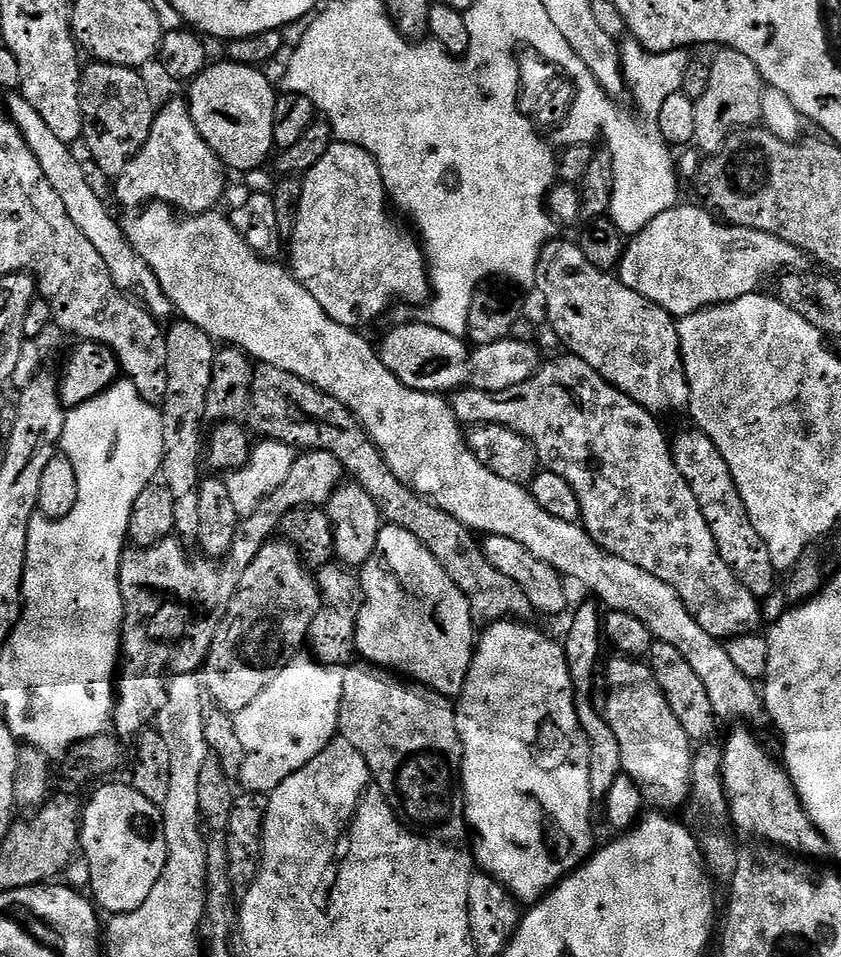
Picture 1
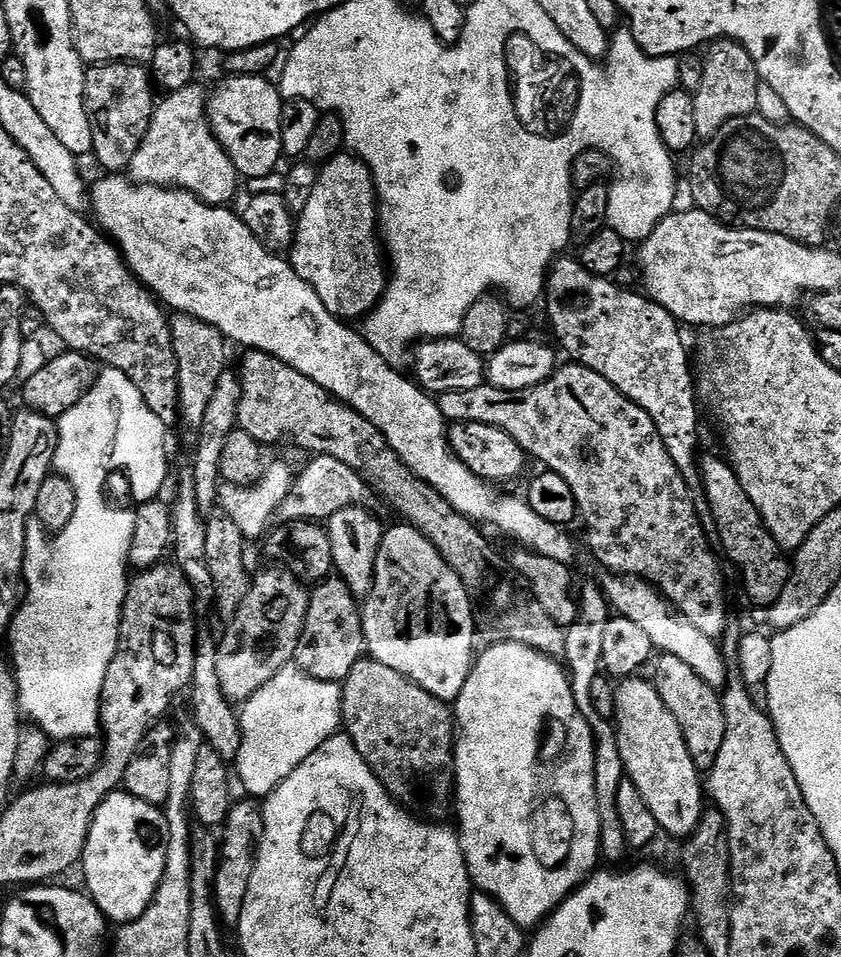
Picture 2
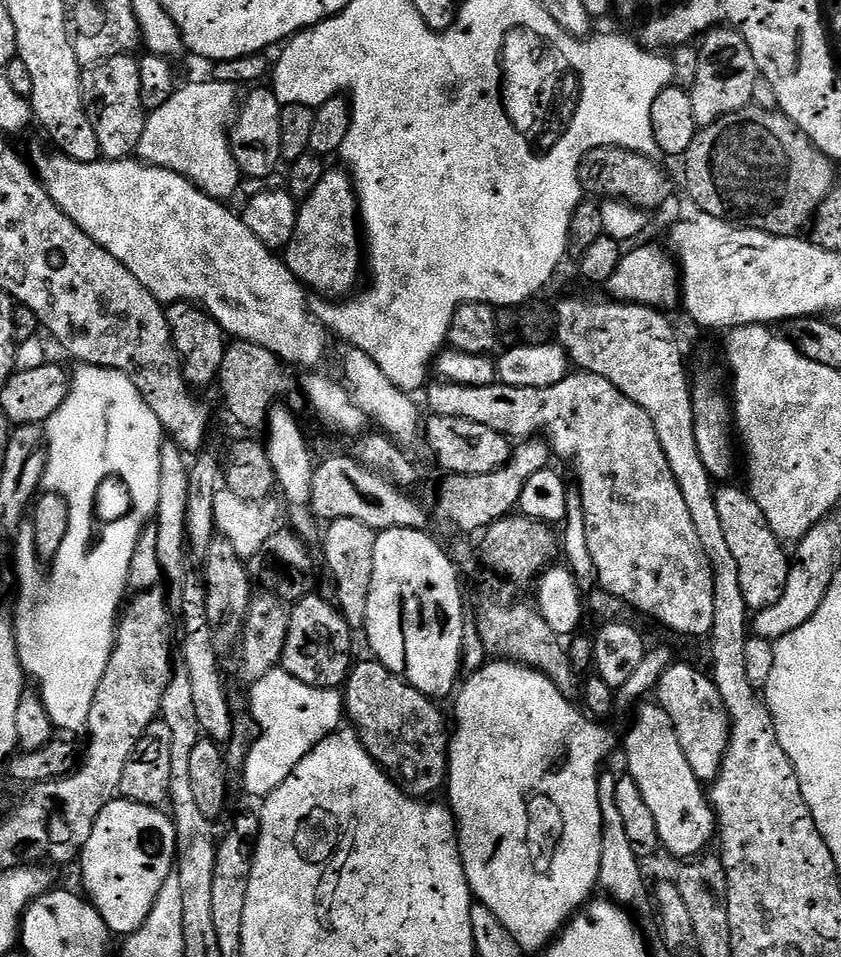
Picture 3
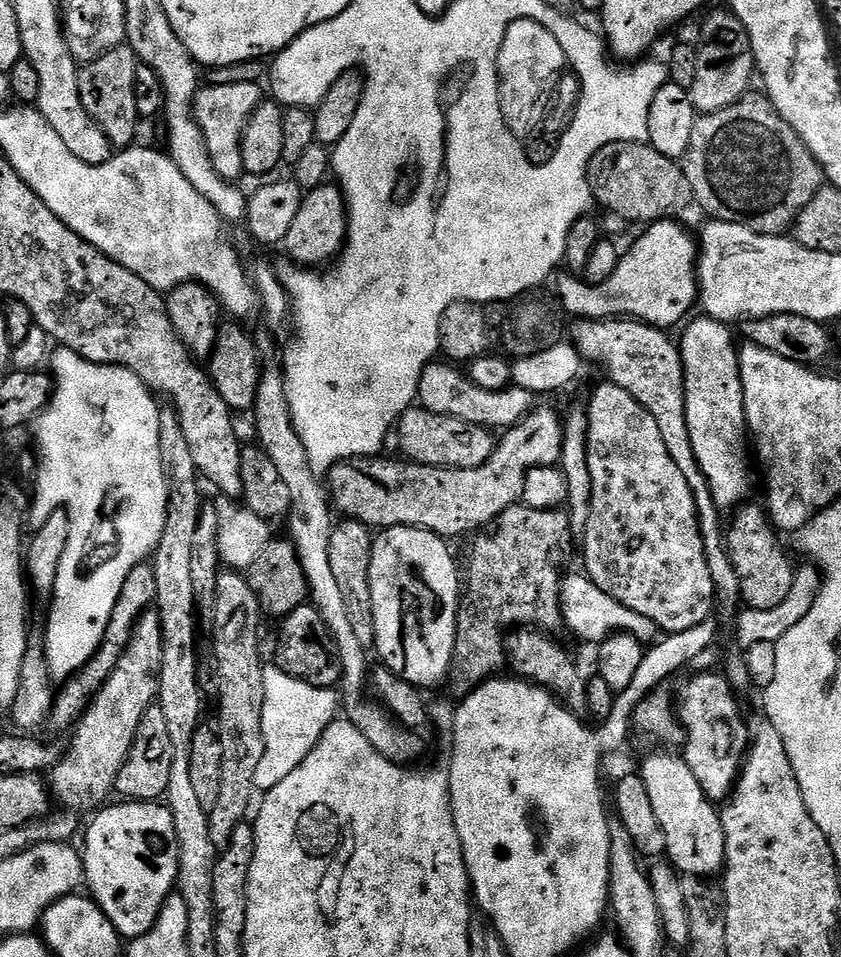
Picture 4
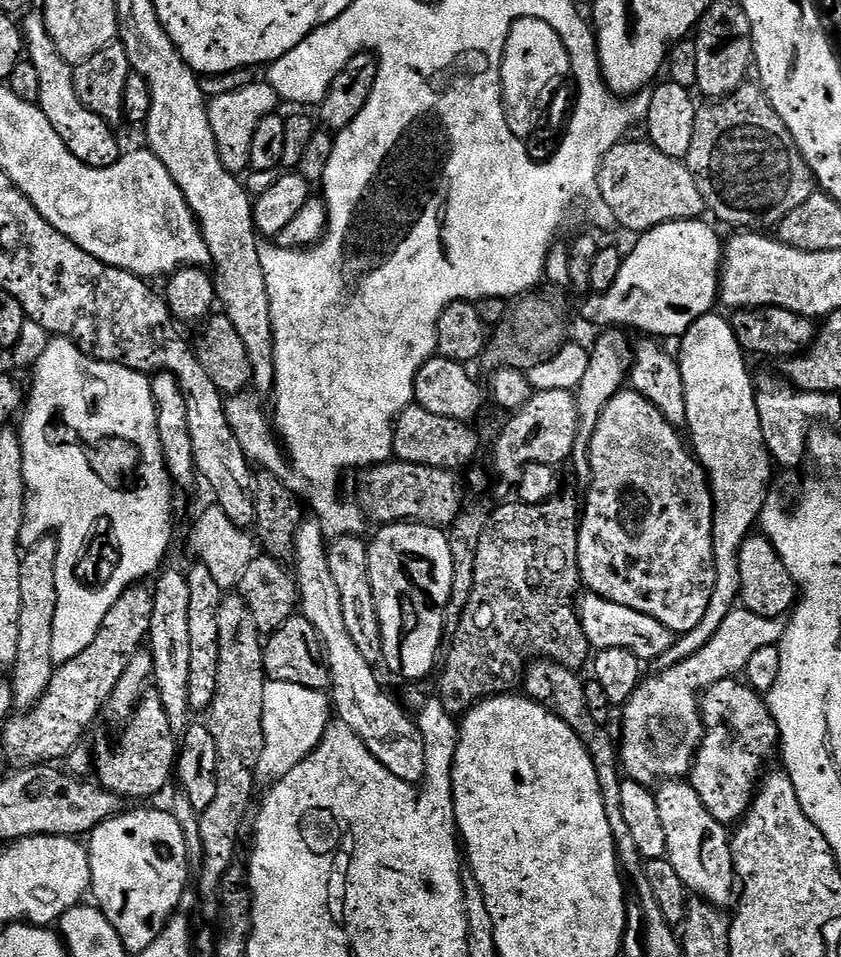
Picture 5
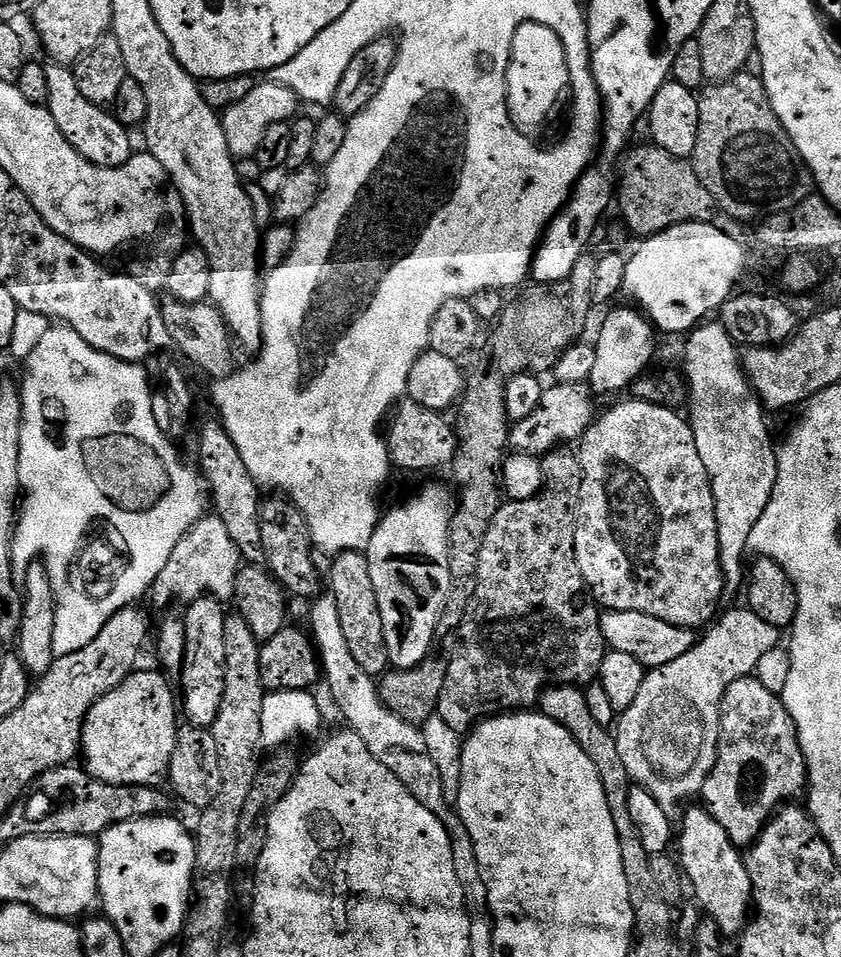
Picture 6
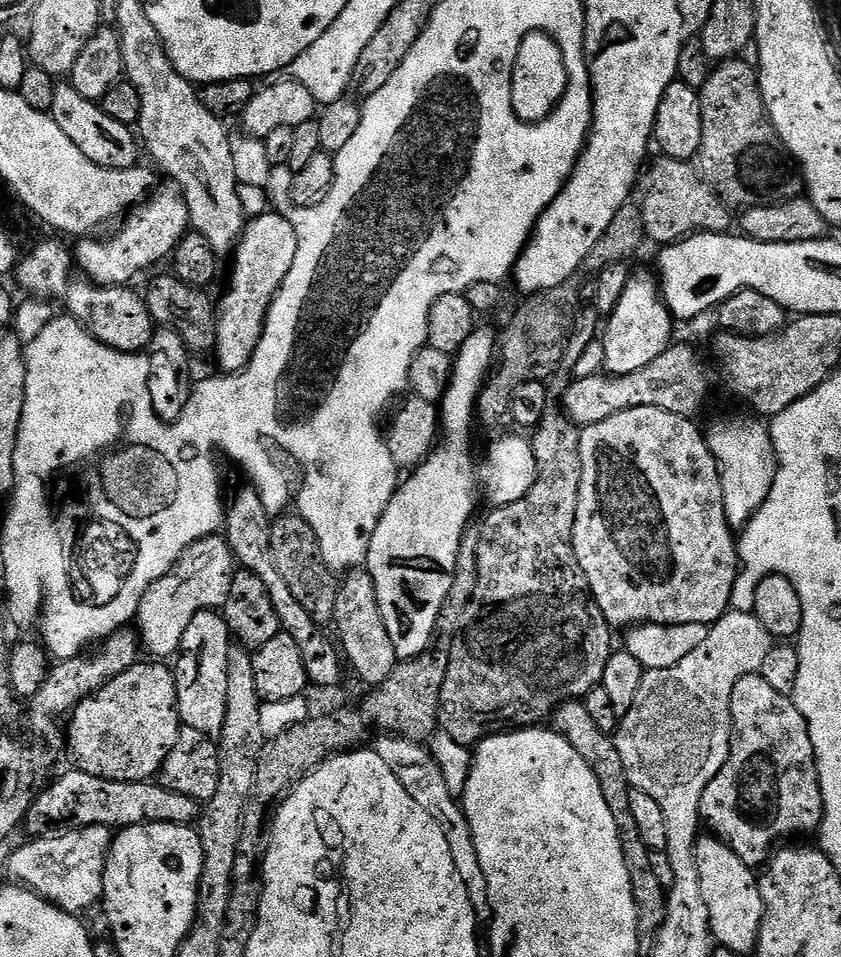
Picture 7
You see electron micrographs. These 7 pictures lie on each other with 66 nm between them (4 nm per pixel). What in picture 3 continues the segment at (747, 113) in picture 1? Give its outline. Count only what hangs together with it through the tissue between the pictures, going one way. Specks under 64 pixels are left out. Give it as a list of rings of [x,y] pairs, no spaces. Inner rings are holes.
[[[735,27],[711,28],[703,33],[698,49],[698,74],[690,91],[696,123],[700,128],[705,128],[718,122],[718,118],[726,118],[726,114],[734,114],[734,110],[742,110],[753,103],[753,87],[758,73],[754,54],[750,54],[746,38]]]

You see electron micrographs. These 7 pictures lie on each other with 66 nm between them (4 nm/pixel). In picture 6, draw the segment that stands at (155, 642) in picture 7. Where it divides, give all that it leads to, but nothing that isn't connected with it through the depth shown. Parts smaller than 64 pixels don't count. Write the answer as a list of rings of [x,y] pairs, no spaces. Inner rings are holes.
[[[215,514],[205,515],[174,546],[174,554],[170,554],[170,562],[158,574],[152,583],[150,600],[160,608],[168,608],[177,600],[181,606],[187,606],[200,596],[214,596],[221,602],[231,601],[234,594],[234,582],[242,567],[242,557],[238,546],[234,546],[234,538]]]

